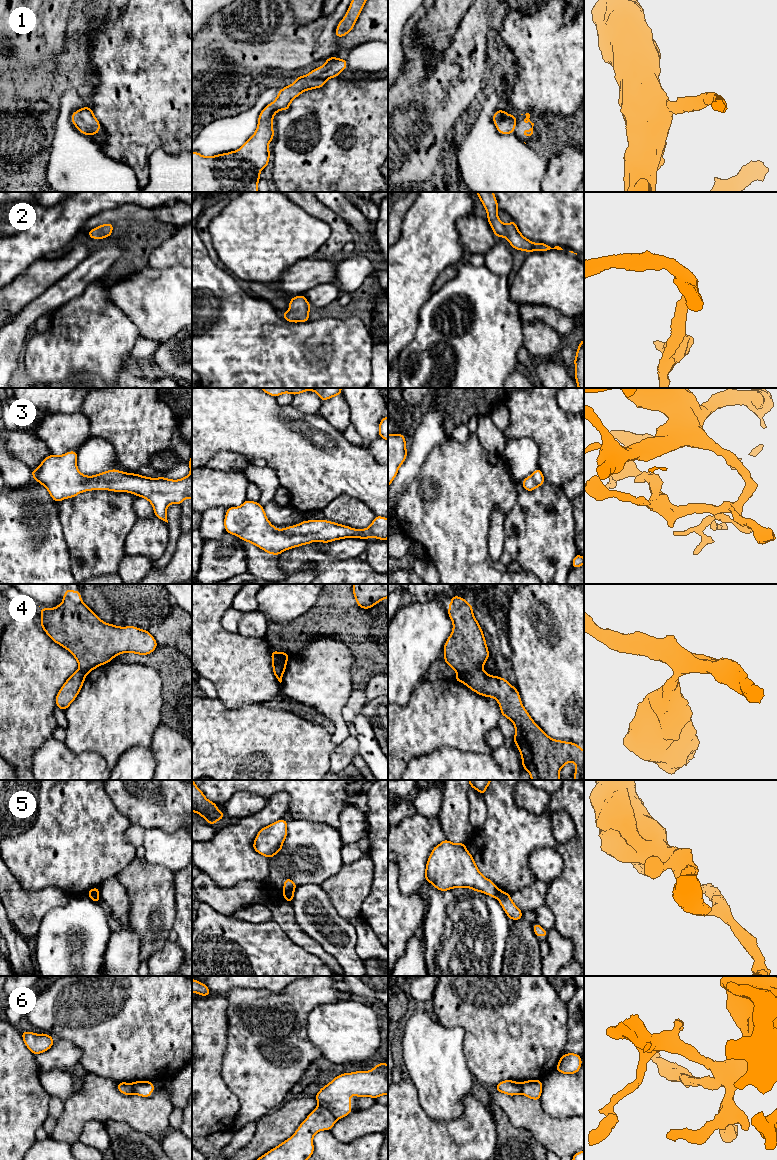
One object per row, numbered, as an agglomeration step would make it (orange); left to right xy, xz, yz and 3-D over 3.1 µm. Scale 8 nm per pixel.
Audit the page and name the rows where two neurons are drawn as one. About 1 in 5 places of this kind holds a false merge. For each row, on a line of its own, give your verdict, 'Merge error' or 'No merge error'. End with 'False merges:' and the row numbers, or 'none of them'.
1: No merge error
2: No merge error
3: No merge error
4: Merge error
5: Merge error
6: Merge error
False merges: 4, 5, 6

